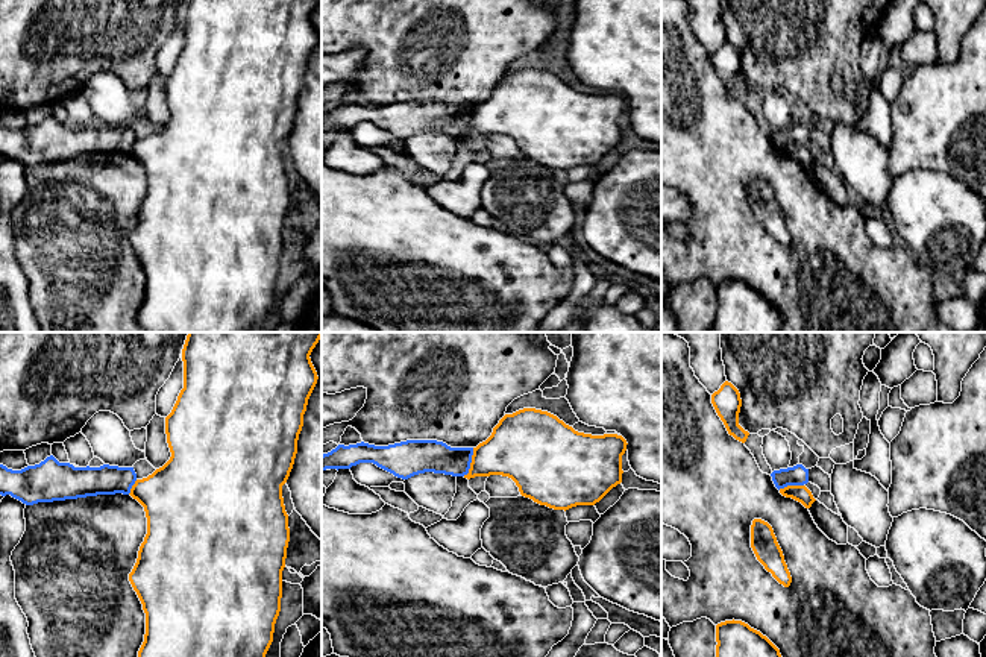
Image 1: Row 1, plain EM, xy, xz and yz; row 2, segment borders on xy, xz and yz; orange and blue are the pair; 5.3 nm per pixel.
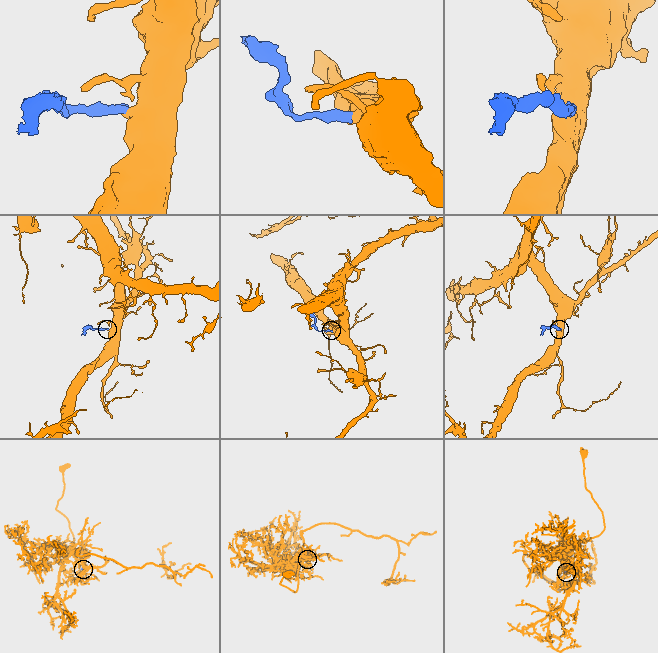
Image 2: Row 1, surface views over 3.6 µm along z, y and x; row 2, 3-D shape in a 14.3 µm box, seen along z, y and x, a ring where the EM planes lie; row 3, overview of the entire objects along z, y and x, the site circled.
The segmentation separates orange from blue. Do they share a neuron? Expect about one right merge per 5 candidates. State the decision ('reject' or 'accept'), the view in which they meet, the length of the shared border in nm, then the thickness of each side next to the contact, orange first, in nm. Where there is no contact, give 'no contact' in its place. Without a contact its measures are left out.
reject | xz | 160 nm | 300/180 nm

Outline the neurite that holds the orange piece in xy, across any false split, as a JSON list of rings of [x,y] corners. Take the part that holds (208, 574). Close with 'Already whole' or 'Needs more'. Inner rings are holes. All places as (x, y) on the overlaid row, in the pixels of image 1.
[[[188,332],[182,349],[184,388],[165,417],[171,457],[147,478],[137,479],[129,493],[144,507],[147,517],[147,534],[129,574],[129,581],[146,613],[146,634],[138,657],[265,657],[281,611],[282,571],[290,542],[282,486],[293,469],[303,414],[319,379],[309,355],[320,338],[322,332]]]. Already whole

